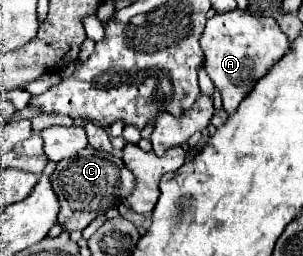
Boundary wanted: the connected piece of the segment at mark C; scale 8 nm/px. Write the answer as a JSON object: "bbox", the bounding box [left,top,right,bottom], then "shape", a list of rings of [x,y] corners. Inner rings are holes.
{"bbox":[52,146,136,232],"shape":[[[86,146],[86,150],[80,150],[76,156],[58,162],[56,170],[52,172],[52,186],[58,190],[60,200],[58,222],[64,226],[64,230],[74,232],[84,230],[102,212],[126,202],[126,196],[136,186],[136,178],[134,172],[124,166],[124,160],[118,154]]]}

